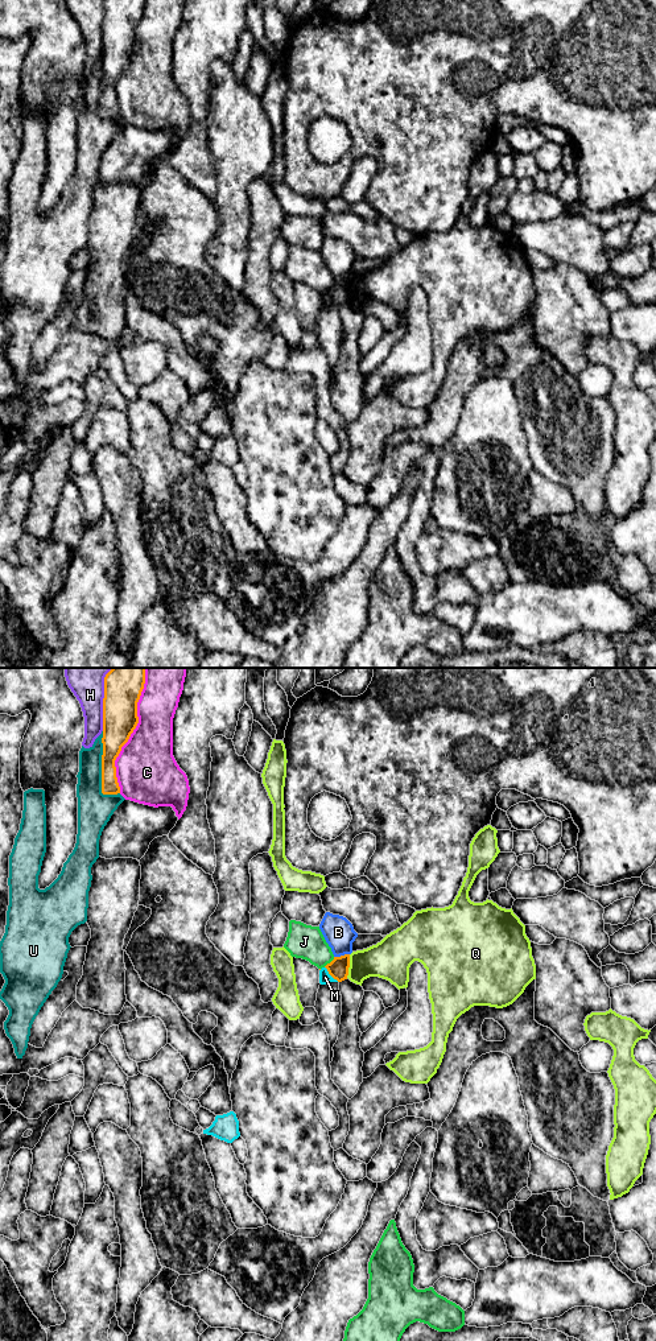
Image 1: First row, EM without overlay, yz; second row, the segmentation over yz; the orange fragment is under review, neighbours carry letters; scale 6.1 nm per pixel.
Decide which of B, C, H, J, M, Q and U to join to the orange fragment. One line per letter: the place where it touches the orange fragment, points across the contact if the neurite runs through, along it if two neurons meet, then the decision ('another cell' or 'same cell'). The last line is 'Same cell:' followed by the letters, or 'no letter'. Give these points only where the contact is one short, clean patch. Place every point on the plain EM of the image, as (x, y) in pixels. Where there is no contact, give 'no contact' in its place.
B: yz (341, 280) | another cell
C: yz (131, 57) | another cell
H: yz (103, 28) | another cell
J: yz (330, 287) | another cell
M: yz (330, 298) | along yz (325, 291), (338, 305) | another cell
Q: yz (349, 291) | another cell
U: yz (102, 94) | another cell
Same cell: no letter

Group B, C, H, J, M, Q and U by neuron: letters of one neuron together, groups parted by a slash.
B / C / H / J / M / Q / U

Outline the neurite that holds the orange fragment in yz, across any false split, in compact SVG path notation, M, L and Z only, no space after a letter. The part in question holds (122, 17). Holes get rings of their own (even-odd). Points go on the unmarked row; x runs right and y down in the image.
M106 0L103 22L102 117L117 119L115 84L139 48L137 26L145 0Z

